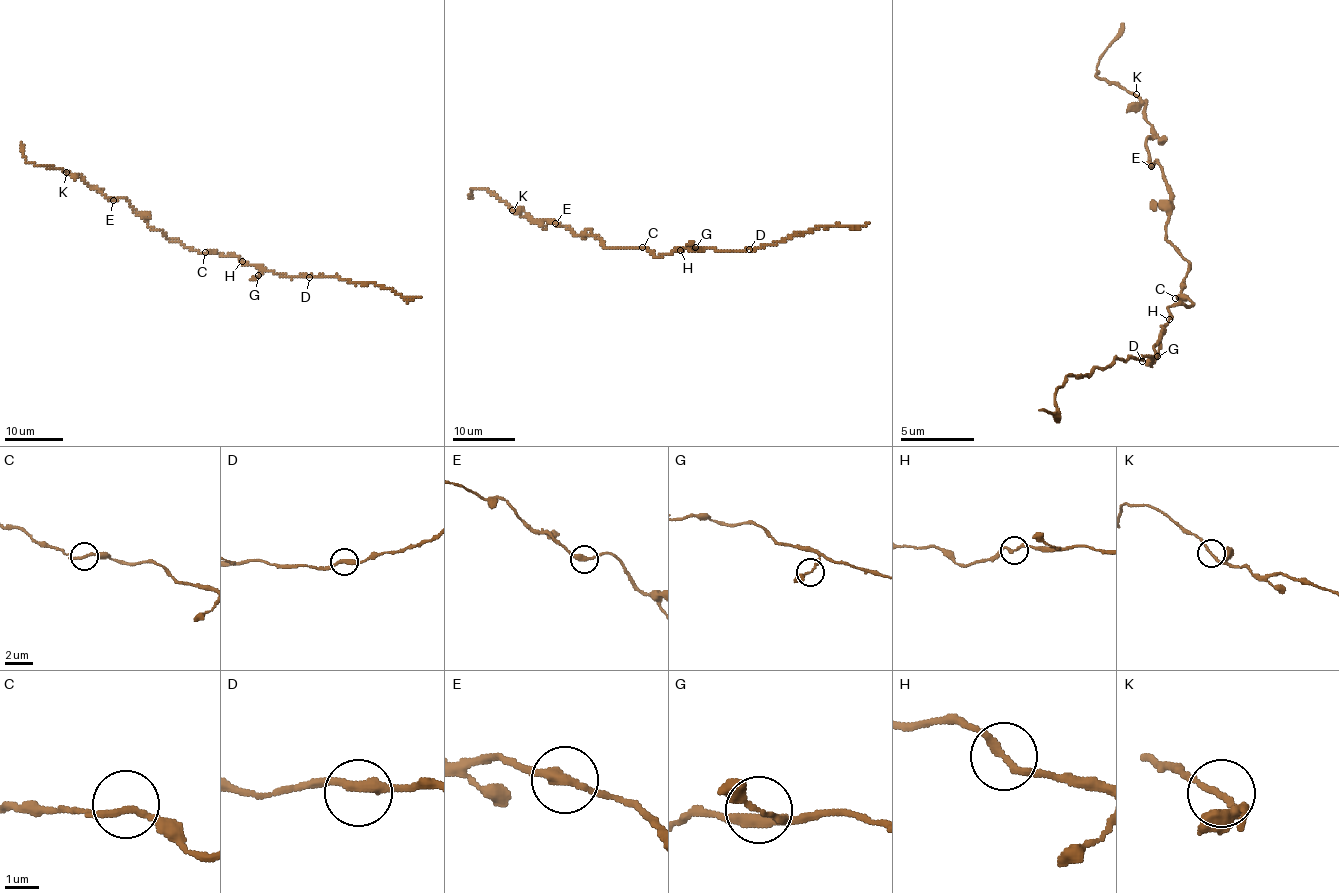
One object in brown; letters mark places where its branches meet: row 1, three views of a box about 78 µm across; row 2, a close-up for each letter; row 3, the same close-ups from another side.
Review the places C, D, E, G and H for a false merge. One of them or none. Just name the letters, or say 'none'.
none

